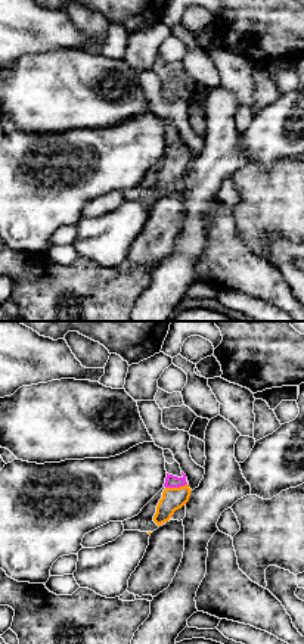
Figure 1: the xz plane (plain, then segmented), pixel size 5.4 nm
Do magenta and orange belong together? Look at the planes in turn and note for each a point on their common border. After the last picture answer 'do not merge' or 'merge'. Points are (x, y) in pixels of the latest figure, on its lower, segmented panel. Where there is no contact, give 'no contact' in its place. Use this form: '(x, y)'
(176, 487)

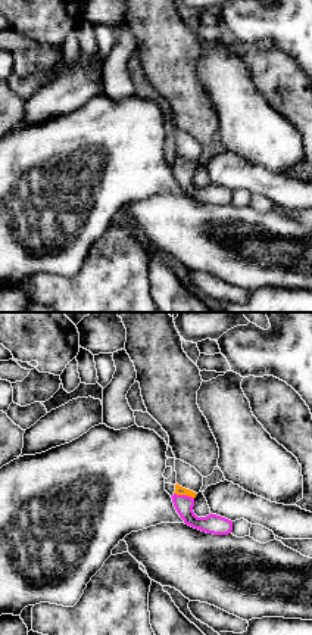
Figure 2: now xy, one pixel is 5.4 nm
(184, 495)

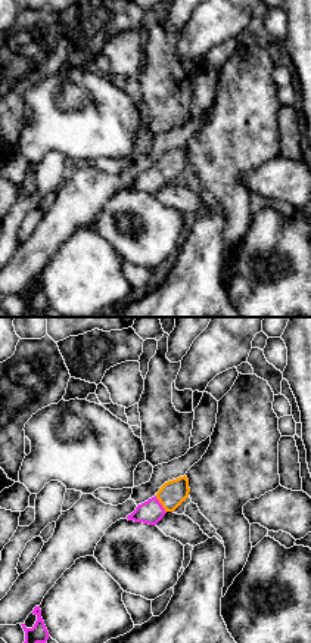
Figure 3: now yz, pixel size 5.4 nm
(161, 505)

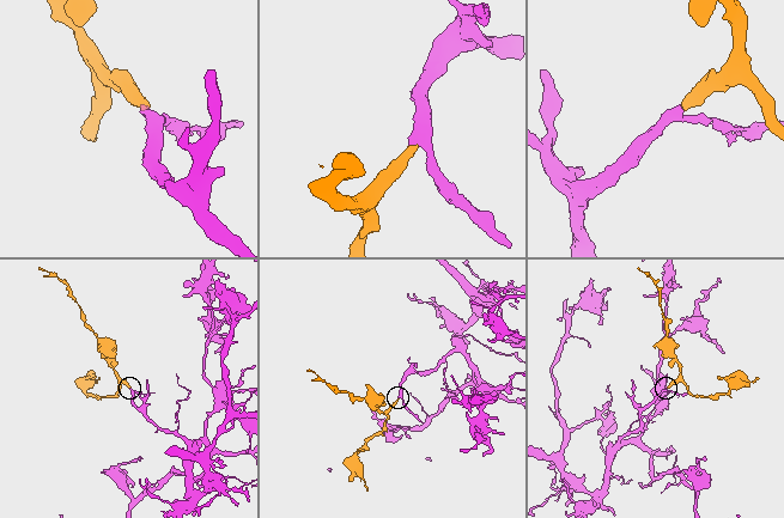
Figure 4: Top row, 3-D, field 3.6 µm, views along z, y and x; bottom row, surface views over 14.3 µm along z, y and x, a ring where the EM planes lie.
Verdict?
merge

